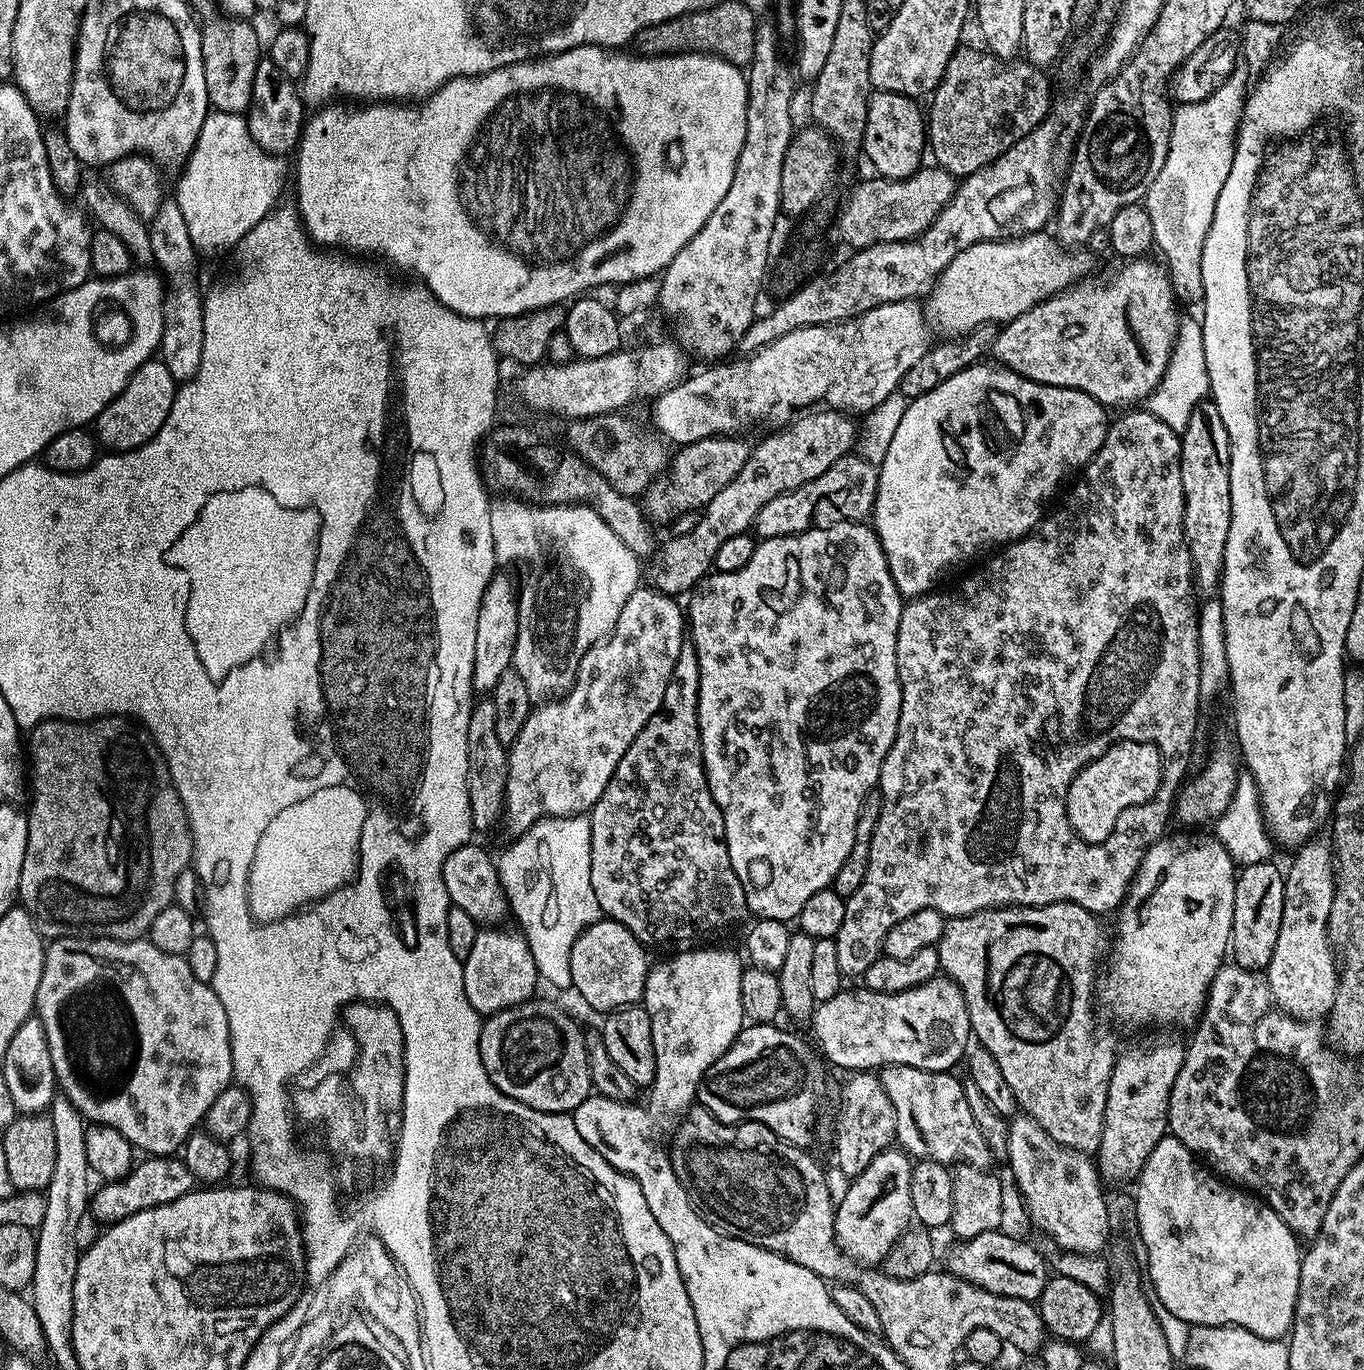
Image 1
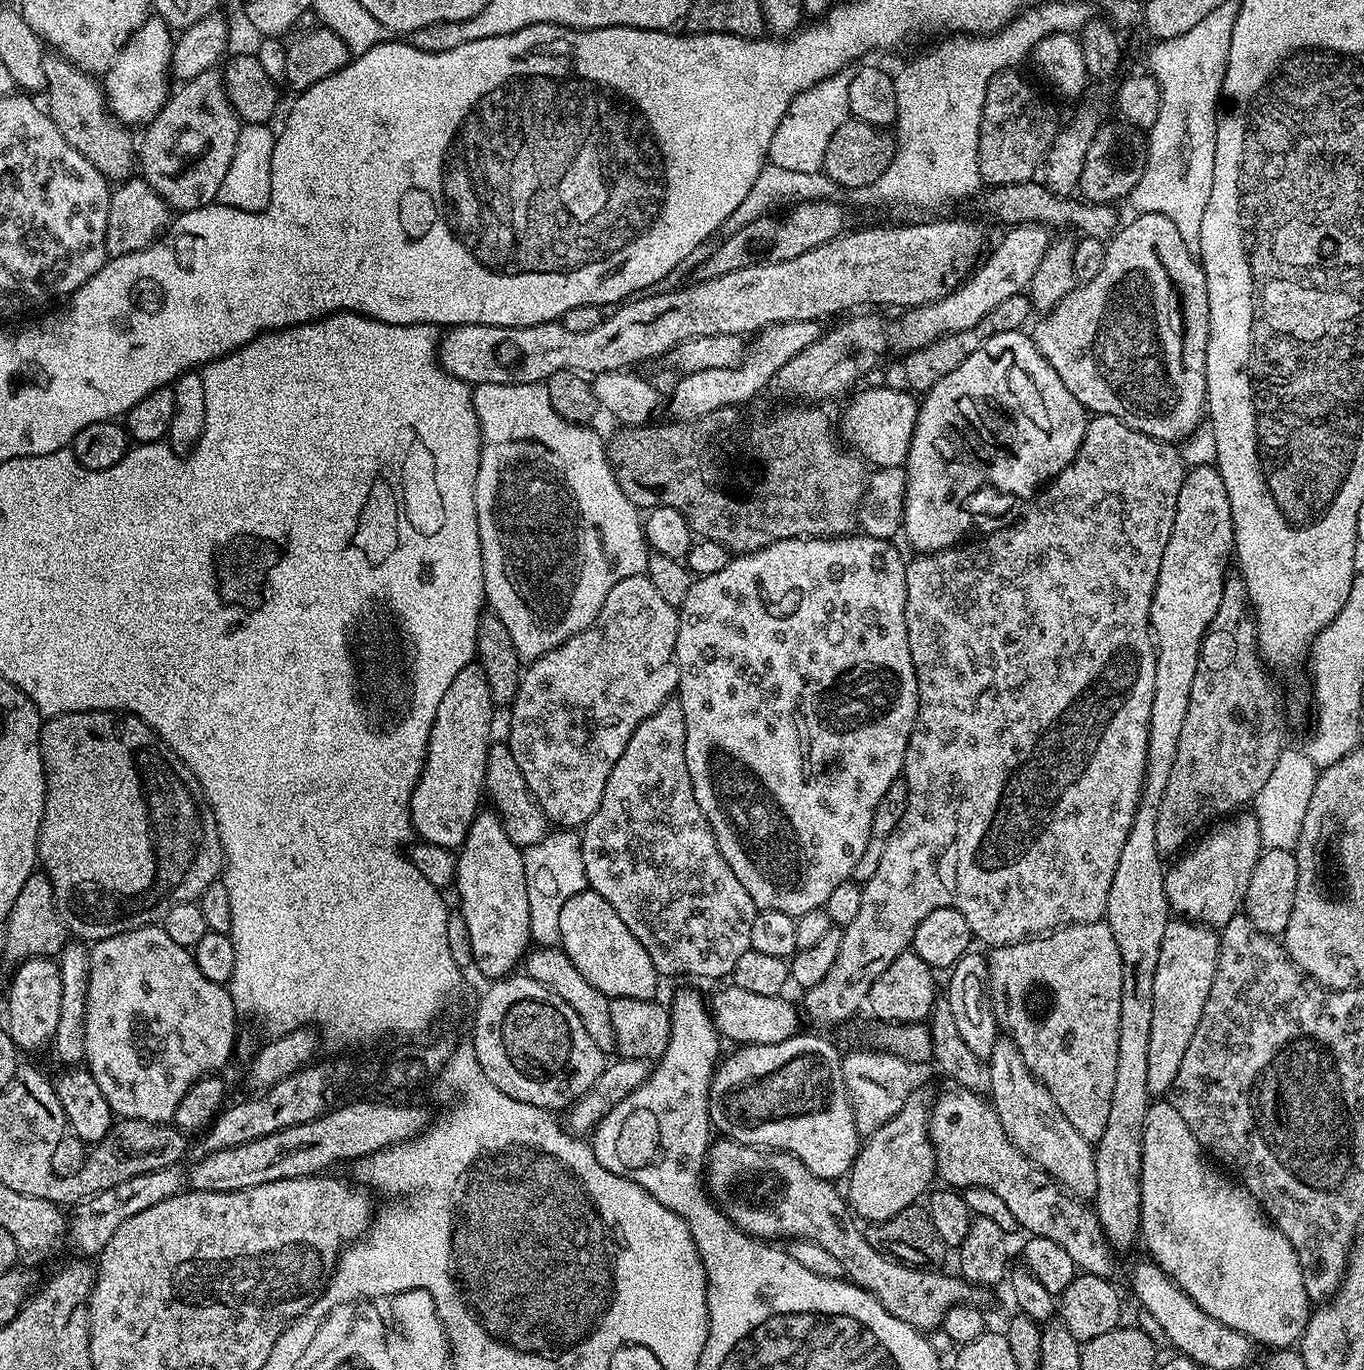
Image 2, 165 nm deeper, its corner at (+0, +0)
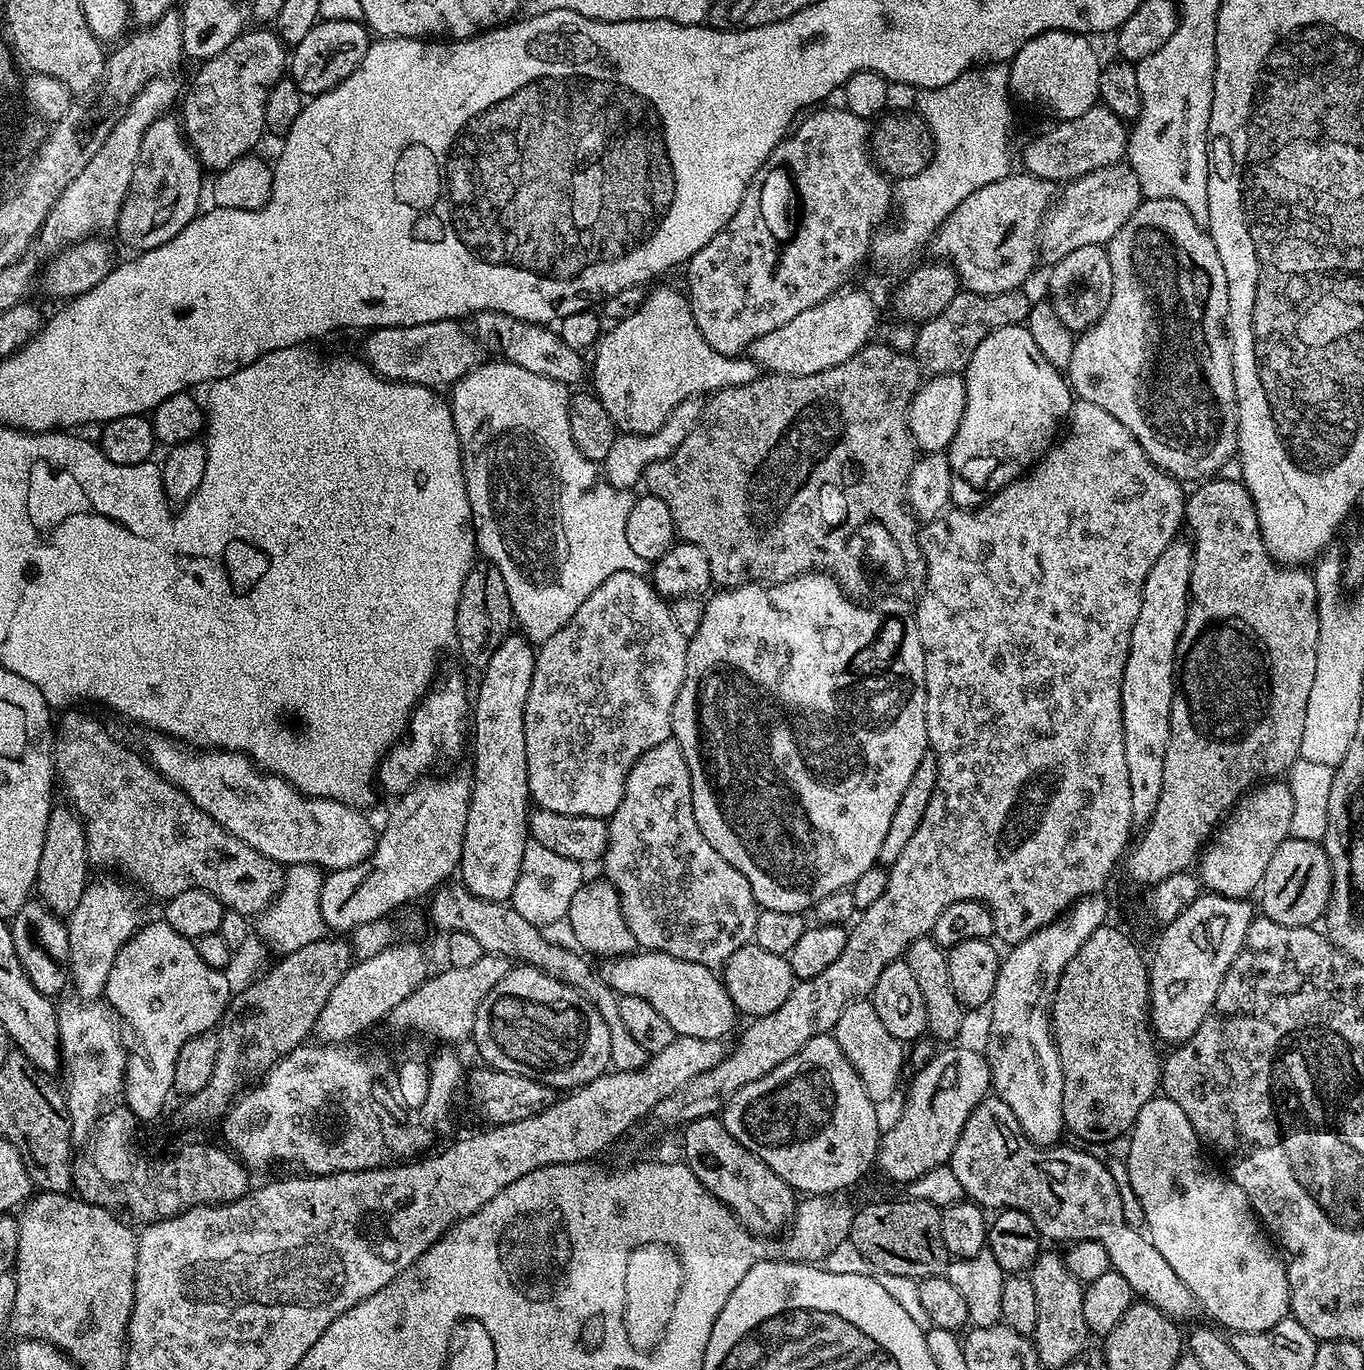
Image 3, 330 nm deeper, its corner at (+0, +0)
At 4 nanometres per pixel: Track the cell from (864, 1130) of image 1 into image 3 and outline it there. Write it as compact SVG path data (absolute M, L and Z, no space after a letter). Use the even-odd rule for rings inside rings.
M861 998L850 1002L842 1010L842 1018L838 1018L834 1035L842 1054L854 1066L858 1078L862 1078L862 1086L871 1100L883 1102L896 1092L900 1082L900 1070L904 1066L905 1045L886 1026L882 1026L882 1018L878 1018L878 1010L874 1010L871 999Z

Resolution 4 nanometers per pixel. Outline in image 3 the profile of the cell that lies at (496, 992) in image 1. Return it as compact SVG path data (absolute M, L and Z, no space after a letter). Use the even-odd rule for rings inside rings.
M509 634L494 650L494 658L482 670L480 689L474 692L474 707L470 712L470 744L472 742L472 797L466 814L466 834L462 846L462 858L458 869L464 887L483 900L508 902L522 870L522 854L530 843L528 834L528 771L526 770L526 698L530 694L530 682L534 678L534 662L537 649L523 634Z

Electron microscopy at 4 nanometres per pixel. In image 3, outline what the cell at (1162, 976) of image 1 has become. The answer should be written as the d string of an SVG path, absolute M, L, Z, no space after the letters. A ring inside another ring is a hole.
M1264 782L1241 796L1235 807L1225 815L1222 827L1204 845L1198 857L1198 879L1201 885L1212 894L1251 897L1251 892L1253 895L1262 882L1262 874L1266 874L1270 858L1274 858L1274 850L1278 850L1280 843L1289 839L1293 812L1292 795L1284 782Z

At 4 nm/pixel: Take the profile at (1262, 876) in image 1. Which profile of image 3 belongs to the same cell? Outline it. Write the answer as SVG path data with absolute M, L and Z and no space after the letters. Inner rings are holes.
M1289 838L1281 842L1258 885L1263 919L1291 928L1315 925L1327 912L1328 899L1332 896L1332 871L1325 866L1327 862L1327 854L1315 840Z

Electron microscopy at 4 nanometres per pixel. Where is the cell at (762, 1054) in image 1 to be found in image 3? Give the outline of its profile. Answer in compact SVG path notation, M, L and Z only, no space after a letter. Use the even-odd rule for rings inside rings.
M835 1035L810 1038L794 1058L786 1058L782 1066L774 1066L770 1074L754 1082L746 1082L742 1090L730 1097L722 1109L722 1121L733 1138L770 1166L789 1186L808 1196L840 1194L843 1188L856 1184L873 1167L880 1148L882 1123L876 1113L877 1101L871 1100L862 1086L862 1078L842 1054Z

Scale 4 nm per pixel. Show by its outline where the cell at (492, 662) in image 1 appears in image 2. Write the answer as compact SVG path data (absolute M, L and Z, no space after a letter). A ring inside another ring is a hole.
M476 662L467 664L458 678L446 686L446 694L442 694L442 702L438 702L424 765L410 798L412 831L423 843L459 849L476 813L481 811L488 745L494 740L492 711L492 691L484 669Z

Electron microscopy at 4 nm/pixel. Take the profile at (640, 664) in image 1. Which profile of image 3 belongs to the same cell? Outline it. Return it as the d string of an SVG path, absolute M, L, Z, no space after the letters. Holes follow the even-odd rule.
M615 572L578 606L574 618L554 634L547 642L539 645L534 662L534 678L530 682L530 694L526 698L526 770L528 771L528 795L531 803L538 808L545 808L554 814L567 816L589 816L590 818L605 819L618 810L622 802L622 794L626 786L626 778L638 762L638 758L646 750L658 746L658 742L666 742L672 734L672 711L674 702L678 698L678 690L682 690L682 682L686 674L686 650L689 637L678 630L674 623L669 601L659 596L651 583L639 572Z

